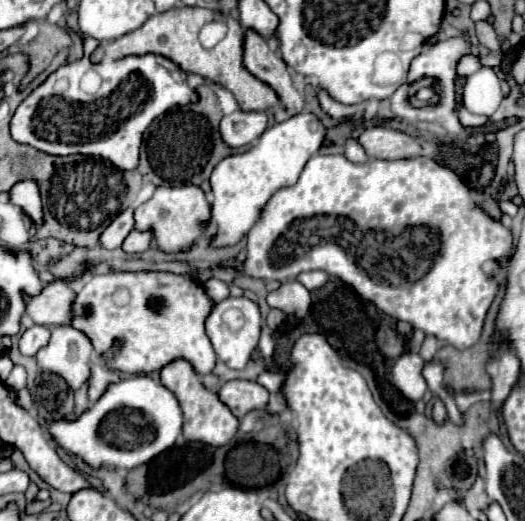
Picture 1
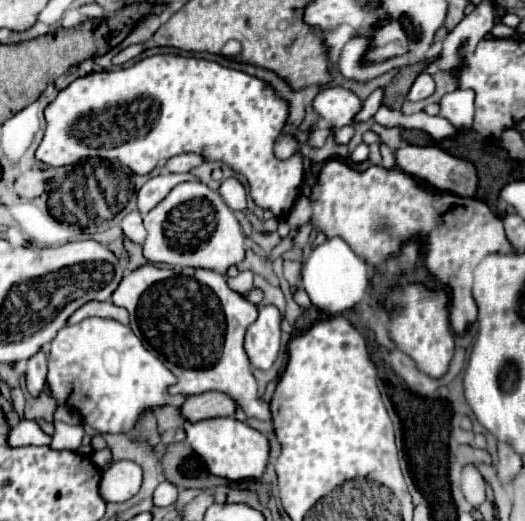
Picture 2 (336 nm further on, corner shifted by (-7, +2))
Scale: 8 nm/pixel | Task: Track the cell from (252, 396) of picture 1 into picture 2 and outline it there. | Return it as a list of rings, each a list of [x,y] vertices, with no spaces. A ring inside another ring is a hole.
[[[204,392],[196,396],[188,396],[182,404],[182,416],[190,422],[204,420],[204,418],[218,418],[218,416],[234,416],[238,410],[238,402],[224,392]]]

